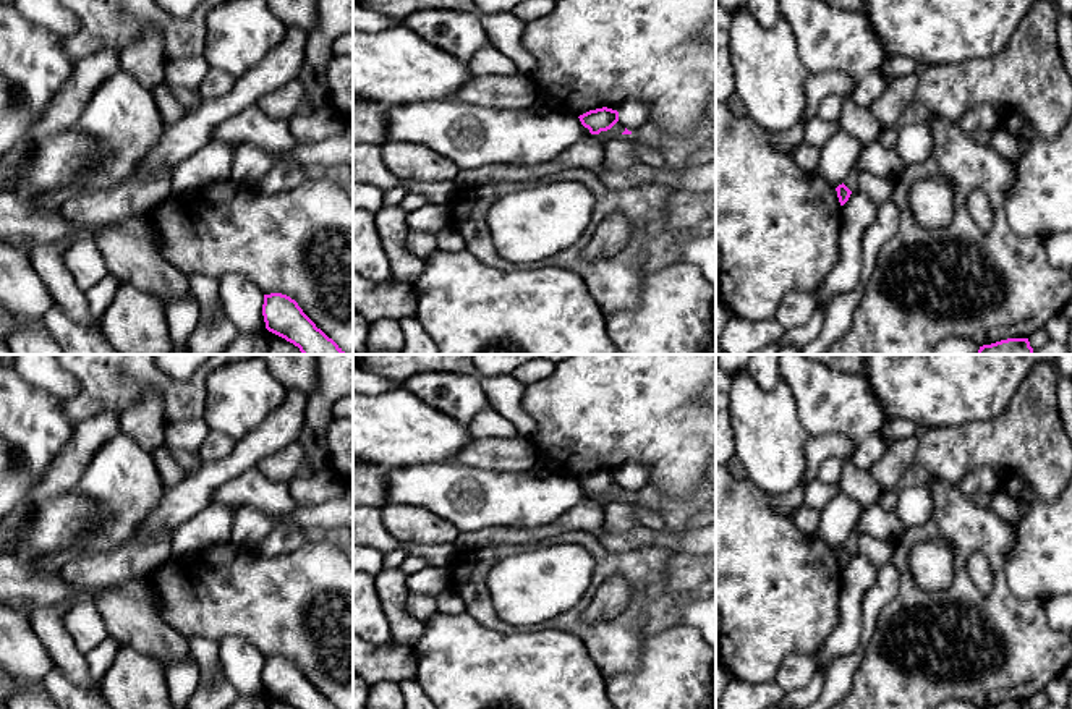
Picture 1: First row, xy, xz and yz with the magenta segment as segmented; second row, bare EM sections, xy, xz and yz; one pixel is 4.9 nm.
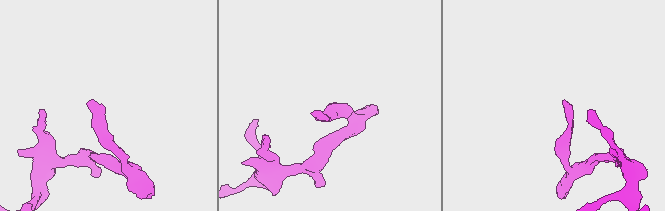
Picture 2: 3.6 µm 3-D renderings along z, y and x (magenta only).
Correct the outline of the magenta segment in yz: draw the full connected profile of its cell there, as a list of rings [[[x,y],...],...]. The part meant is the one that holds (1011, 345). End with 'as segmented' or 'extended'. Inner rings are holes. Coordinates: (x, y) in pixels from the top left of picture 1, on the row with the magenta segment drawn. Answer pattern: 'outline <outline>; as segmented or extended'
outline [[[1007,338],[980,346],[978,354],[1033,354],[1033,348],[1028,338]]]; as segmented

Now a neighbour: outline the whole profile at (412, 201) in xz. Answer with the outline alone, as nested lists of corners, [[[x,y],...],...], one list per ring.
[[[408,193],[402,202],[400,207],[403,207],[408,214],[413,210],[418,210],[419,207],[429,204],[428,197],[419,193]]]

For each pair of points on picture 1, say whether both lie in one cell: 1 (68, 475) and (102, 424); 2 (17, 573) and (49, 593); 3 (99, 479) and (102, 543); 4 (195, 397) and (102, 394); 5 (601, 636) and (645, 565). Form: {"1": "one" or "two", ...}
{"1": "one", "2": "one", "3": "one", "4": "one", "5": "one"}

